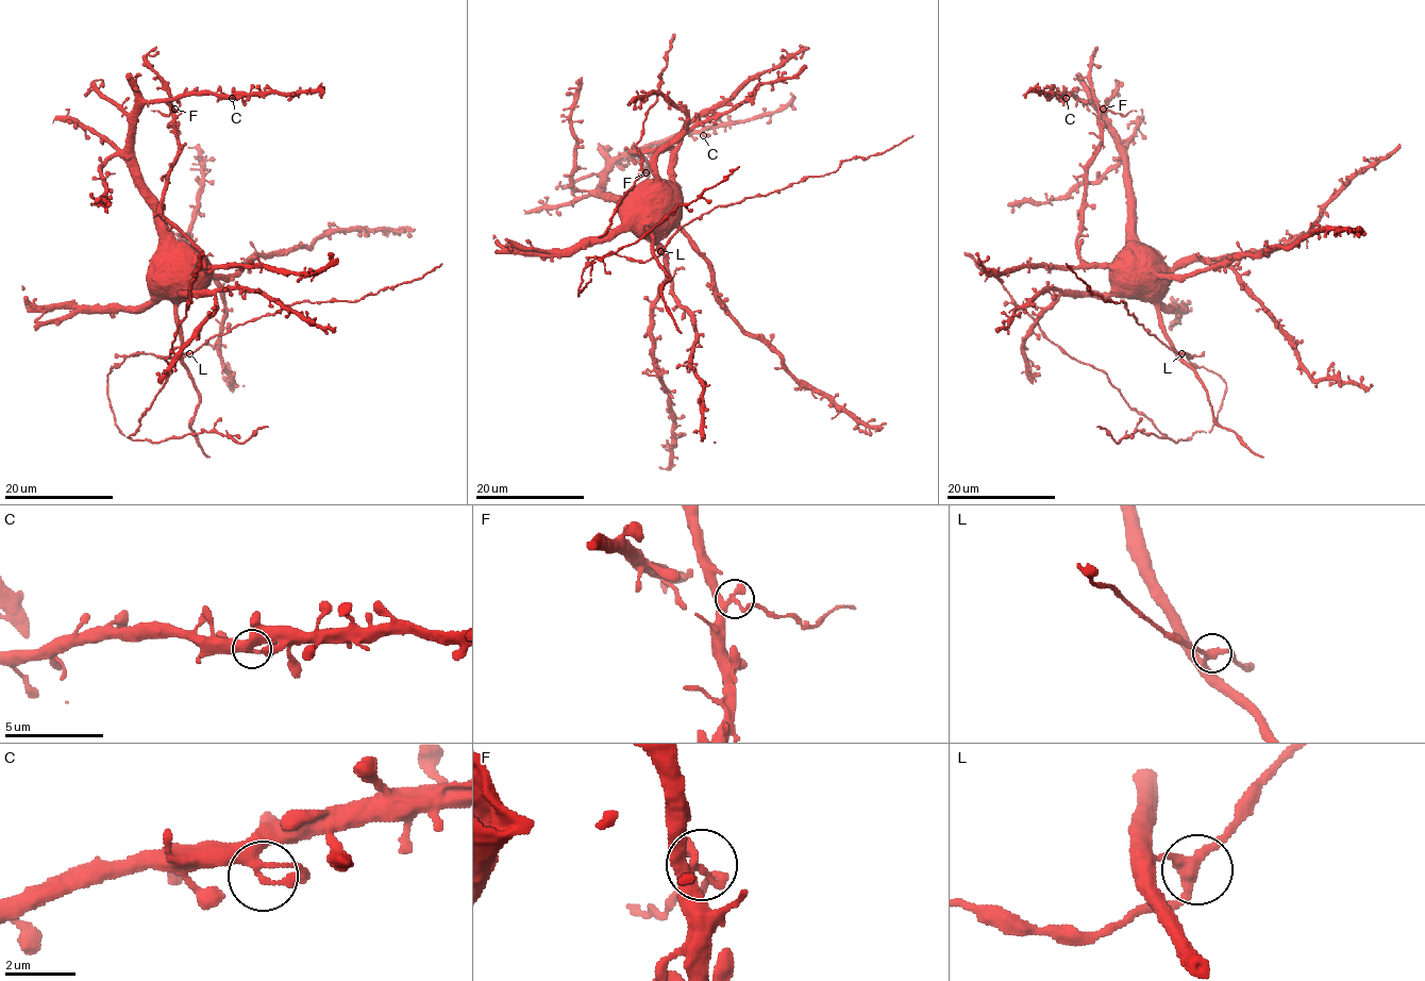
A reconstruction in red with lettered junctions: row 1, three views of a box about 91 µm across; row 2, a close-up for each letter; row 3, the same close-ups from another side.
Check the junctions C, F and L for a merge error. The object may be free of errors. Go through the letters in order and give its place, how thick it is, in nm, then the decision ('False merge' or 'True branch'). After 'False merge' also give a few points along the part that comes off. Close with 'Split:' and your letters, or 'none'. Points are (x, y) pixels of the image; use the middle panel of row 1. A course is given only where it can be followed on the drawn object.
C: Place: (703, 135). Thickness 280 nm. True branch
F: Place: (646, 172). Thickness 240 nm. False merge. Course of the part to remove: (646, 172), (647, 180), (622, 204)
L: Place: (660, 251). Thickness 280 nm. True branch
Split: F

